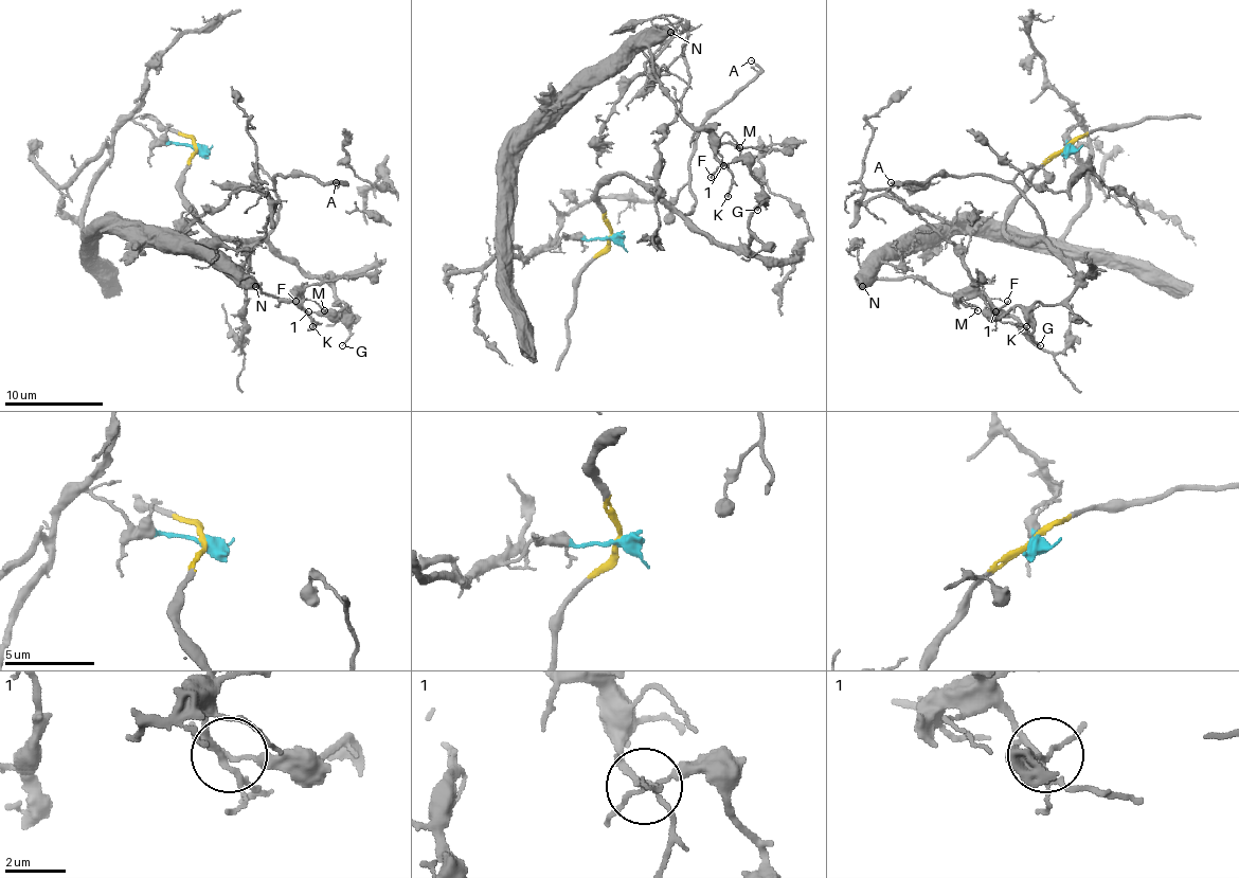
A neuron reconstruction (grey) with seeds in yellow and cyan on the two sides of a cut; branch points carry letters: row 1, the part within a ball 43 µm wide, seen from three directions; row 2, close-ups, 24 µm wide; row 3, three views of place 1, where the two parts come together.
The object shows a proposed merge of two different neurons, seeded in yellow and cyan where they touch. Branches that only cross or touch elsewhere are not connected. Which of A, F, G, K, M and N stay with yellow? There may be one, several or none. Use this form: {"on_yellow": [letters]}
{"on_yellow": ["A", "F", "G"]}

